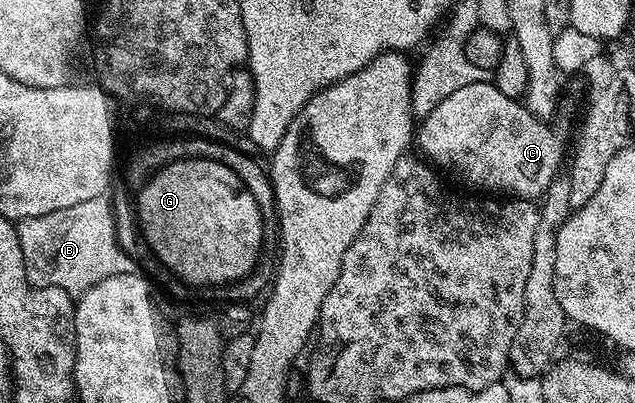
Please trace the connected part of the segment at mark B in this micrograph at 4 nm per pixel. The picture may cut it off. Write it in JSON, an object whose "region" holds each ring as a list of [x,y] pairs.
{"region":[[[106,197],[85,200],[81,204],[73,204],[73,208],[61,208],[45,216],[24,218],[18,223],[17,229],[25,260],[25,272],[32,287],[61,290],[65,294],[78,296],[93,288],[93,284],[101,284],[101,280],[109,280],[109,276],[136,273],[134,260],[124,252],[121,244],[117,244],[113,208]]]}

